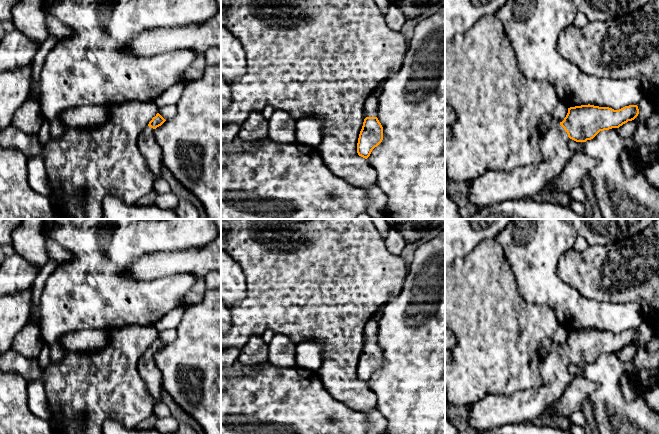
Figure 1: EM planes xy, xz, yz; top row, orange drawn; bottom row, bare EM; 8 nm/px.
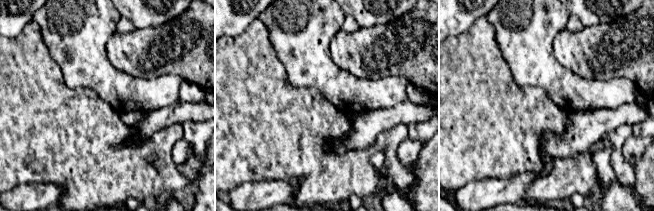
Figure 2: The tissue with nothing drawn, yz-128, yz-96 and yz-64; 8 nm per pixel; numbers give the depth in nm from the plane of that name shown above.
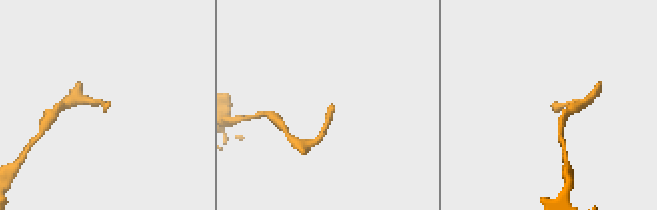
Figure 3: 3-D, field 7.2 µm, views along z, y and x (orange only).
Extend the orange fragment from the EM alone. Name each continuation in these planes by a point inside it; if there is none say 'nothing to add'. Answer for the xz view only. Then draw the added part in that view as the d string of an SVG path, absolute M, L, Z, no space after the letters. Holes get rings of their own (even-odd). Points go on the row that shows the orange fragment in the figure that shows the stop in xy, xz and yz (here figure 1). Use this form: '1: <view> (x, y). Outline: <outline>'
1: xz (371, 106). Outline: M374 94L370 95L364 106L366 117L377 117L379 108L379 99Z

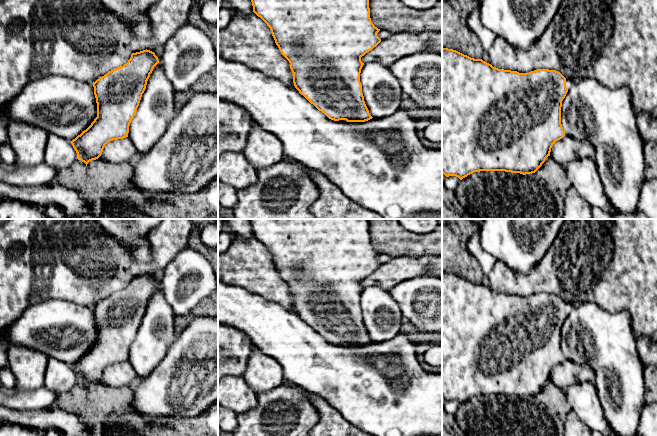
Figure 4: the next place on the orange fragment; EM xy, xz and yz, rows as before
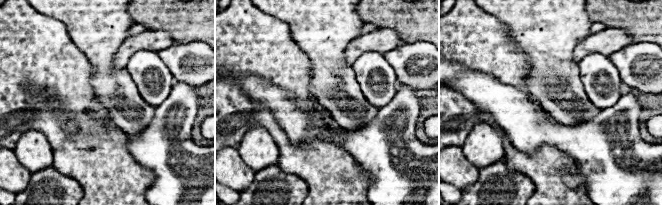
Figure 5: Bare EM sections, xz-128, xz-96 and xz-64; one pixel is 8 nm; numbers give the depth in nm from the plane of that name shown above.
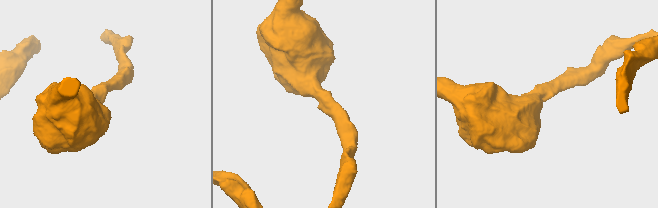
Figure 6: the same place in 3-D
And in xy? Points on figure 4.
nothing to add

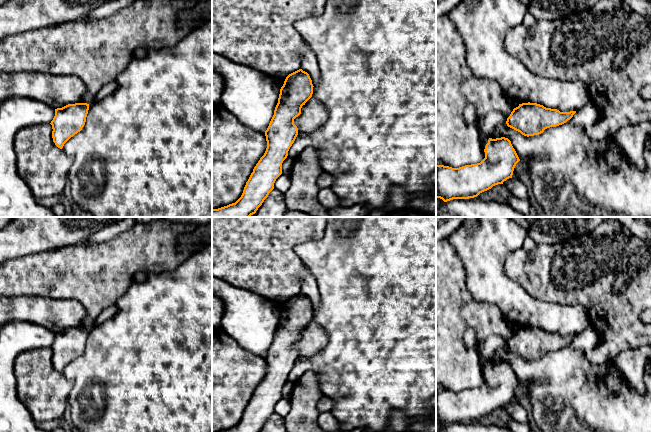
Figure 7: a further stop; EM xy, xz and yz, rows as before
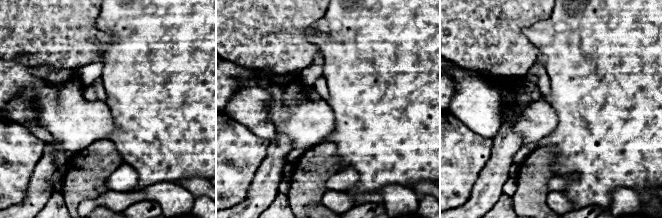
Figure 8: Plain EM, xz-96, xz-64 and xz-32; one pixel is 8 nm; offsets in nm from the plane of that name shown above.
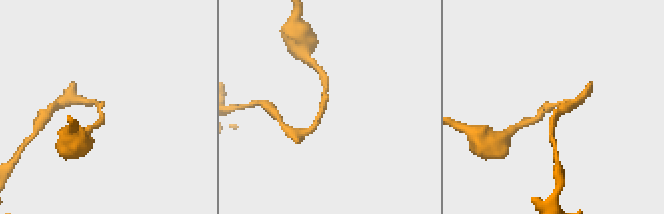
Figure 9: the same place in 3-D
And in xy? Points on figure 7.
nothing to add

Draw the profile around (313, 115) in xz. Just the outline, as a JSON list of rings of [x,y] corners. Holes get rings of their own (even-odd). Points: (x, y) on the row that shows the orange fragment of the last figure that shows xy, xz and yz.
[[[311,97],[301,108],[301,114],[294,119],[298,134],[308,134],[320,128],[328,119],[324,105]]]

